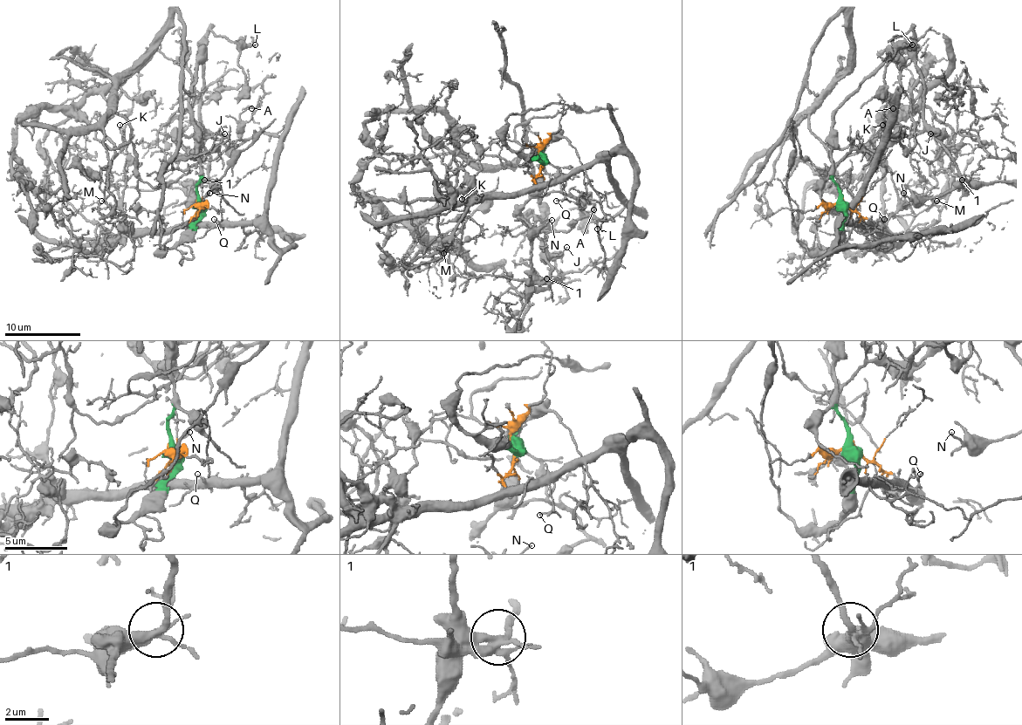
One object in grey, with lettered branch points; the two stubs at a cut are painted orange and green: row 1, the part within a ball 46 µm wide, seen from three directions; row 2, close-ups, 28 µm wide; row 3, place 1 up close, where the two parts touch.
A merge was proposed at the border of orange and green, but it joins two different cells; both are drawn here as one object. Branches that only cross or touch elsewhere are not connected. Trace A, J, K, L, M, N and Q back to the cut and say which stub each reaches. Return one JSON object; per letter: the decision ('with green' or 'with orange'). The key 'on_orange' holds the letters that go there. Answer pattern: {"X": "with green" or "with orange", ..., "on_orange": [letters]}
{"A": "with orange", "J": "with green", "K": "with orange", "L": "with green", "M": "with orange", "N": "with green", "Q": "with orange", "on_orange": ["A", "K", "M", "Q"]}

